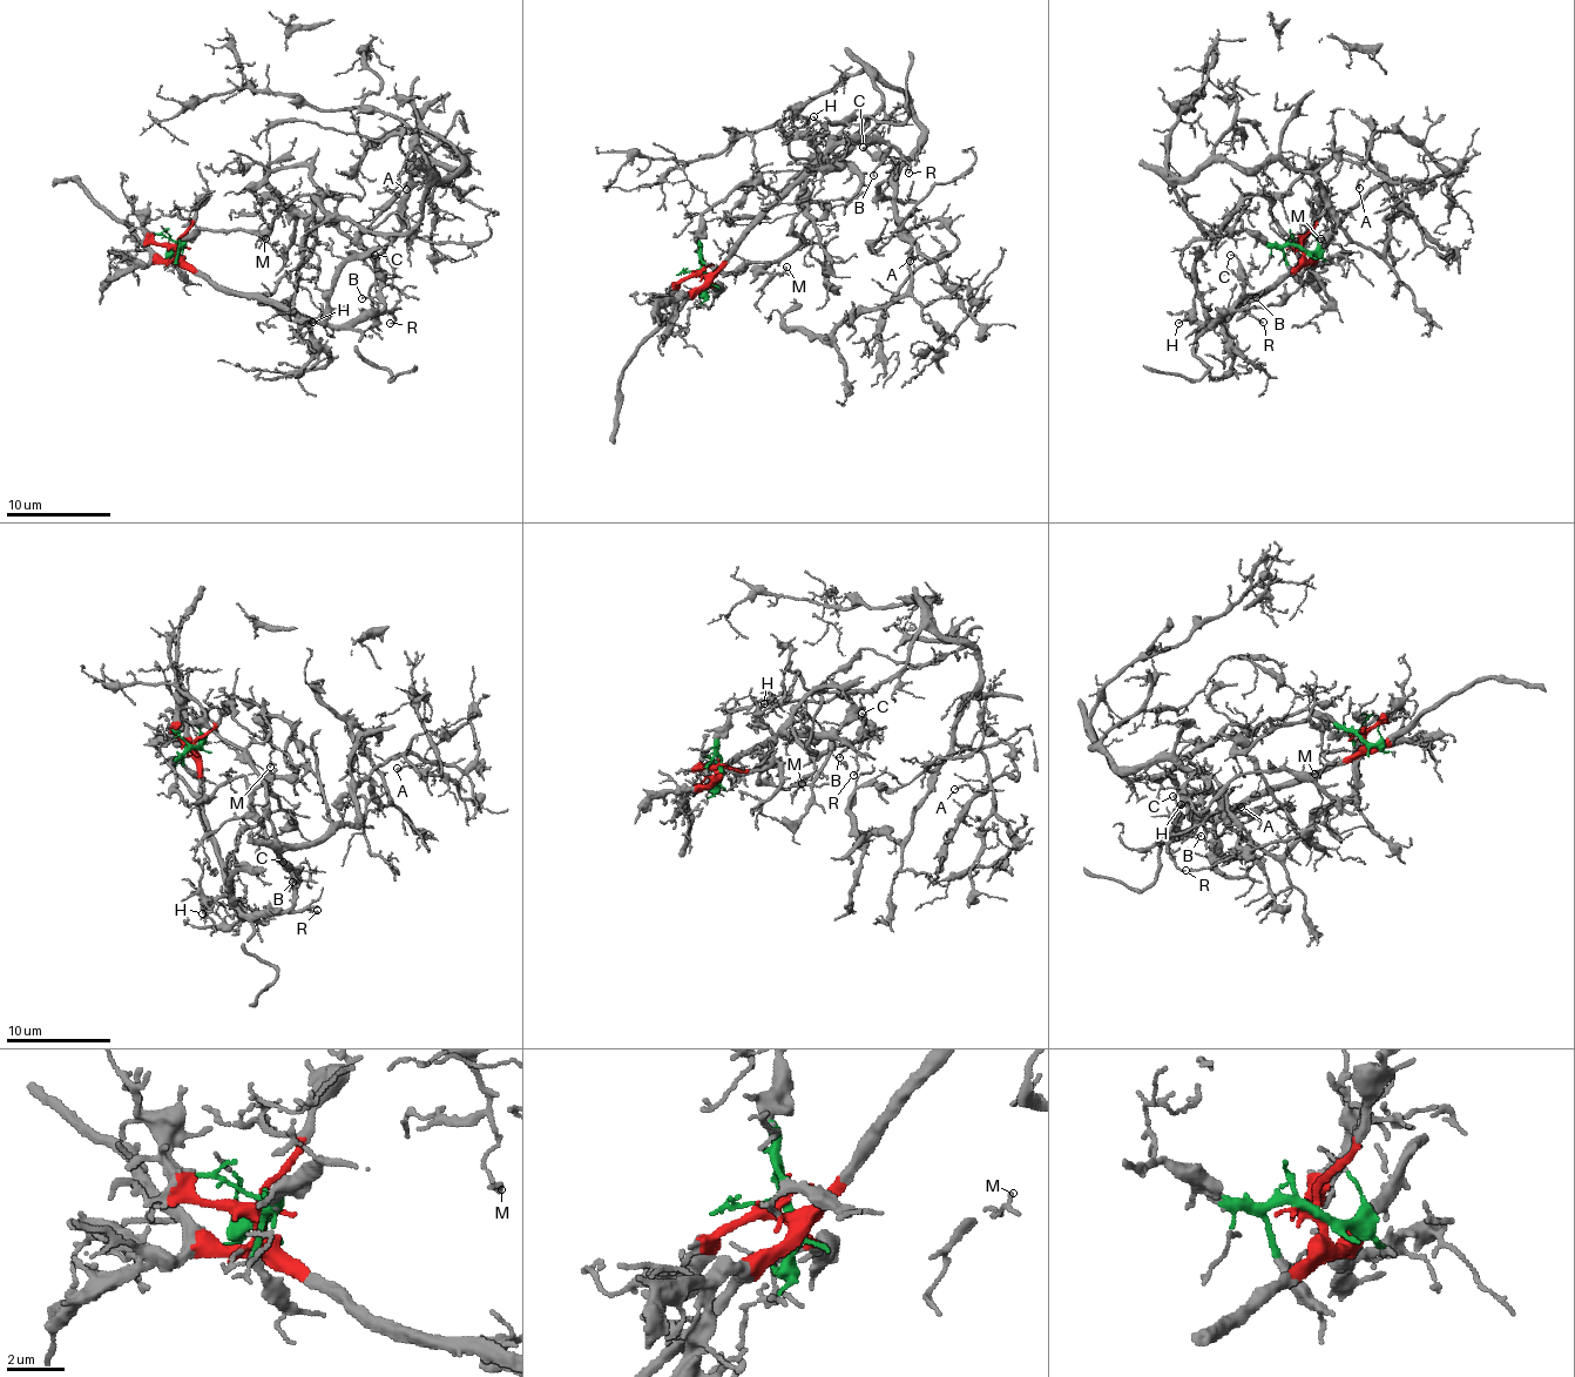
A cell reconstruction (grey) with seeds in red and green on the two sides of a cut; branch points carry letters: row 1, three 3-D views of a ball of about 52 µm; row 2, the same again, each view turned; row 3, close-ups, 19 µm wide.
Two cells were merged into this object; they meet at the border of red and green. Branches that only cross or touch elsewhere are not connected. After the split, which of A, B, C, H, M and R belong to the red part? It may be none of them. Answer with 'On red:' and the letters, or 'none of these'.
On red: B, C, H, R

